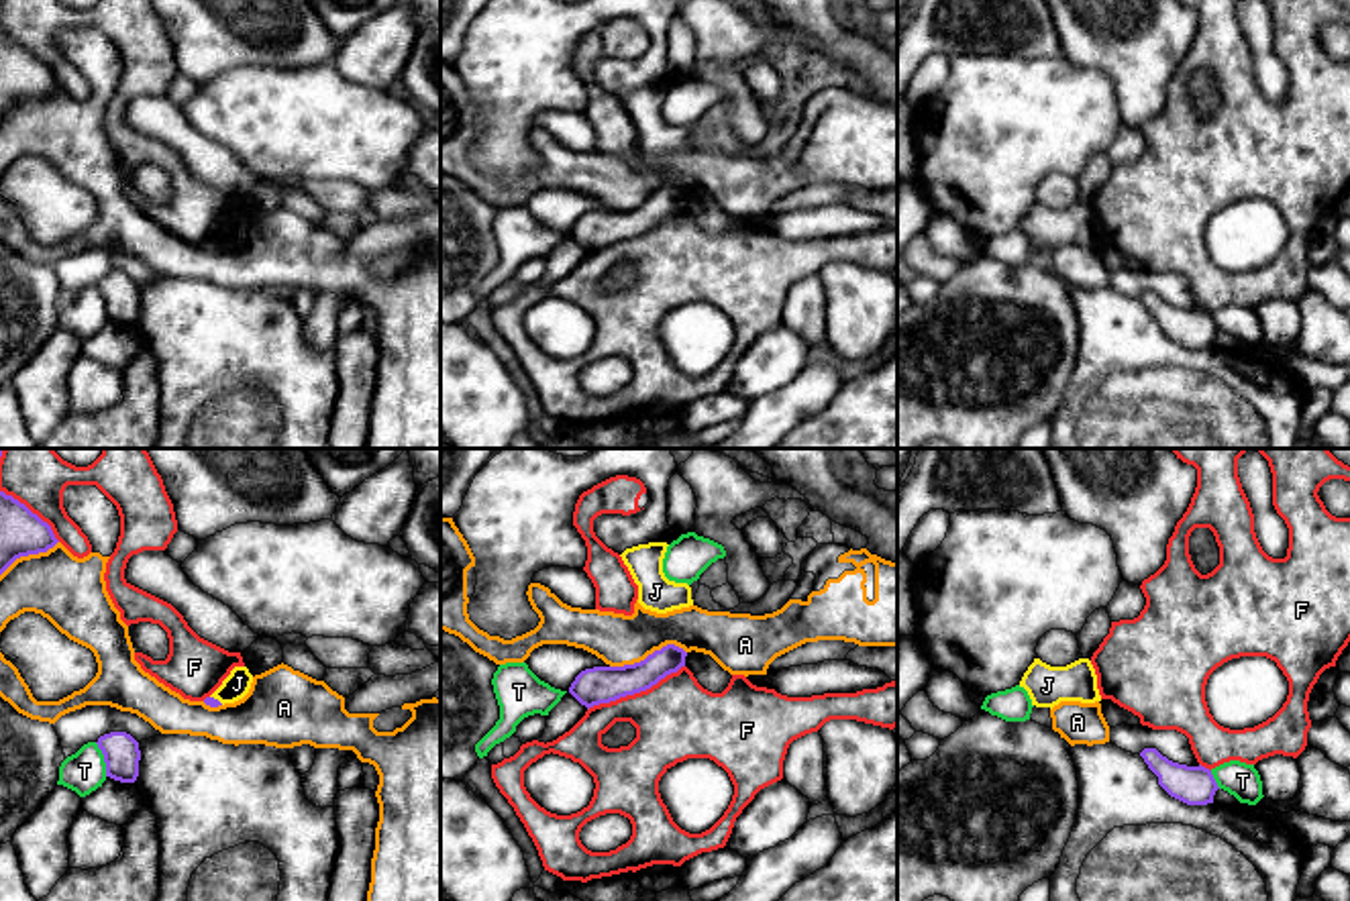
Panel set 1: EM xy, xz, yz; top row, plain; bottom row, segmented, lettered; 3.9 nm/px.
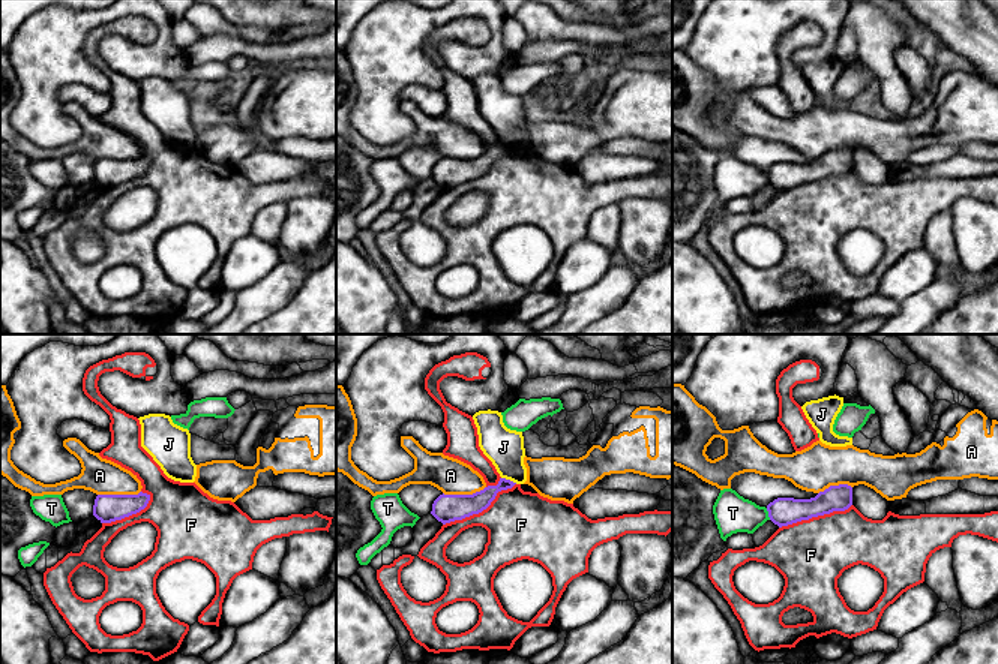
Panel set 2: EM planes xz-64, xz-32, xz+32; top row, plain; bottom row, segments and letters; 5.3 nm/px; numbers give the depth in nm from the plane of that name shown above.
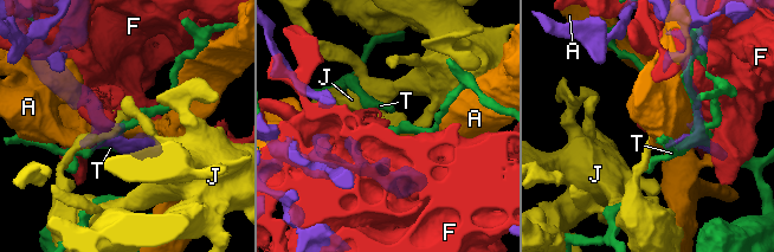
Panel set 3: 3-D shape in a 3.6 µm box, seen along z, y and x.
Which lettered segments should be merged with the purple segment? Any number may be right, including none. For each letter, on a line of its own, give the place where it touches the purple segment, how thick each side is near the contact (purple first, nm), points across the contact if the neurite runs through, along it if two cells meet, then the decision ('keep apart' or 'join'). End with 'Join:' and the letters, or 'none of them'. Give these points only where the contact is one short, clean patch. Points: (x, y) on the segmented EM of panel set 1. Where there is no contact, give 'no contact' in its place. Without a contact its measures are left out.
A: xz (649, 655) | 150/200 nm | keep apart
F: xz (635, 692) | 150/320 nm | keep apart
J: xy (217, 700) | 40/100 nm | along xy (211, 696), (223, 704) | keep apart
T: xy (105, 759) | 140/160 nm | keep apart
Join: none of them

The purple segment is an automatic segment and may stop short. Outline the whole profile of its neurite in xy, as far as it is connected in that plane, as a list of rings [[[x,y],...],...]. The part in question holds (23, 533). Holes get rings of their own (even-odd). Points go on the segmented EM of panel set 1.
[[[0,491],[0,575],[20,556],[47,552],[59,540],[24,504]]]

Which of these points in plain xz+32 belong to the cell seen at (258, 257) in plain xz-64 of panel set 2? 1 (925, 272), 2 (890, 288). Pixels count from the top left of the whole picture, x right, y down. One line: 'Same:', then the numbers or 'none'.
Same: 1, 2

